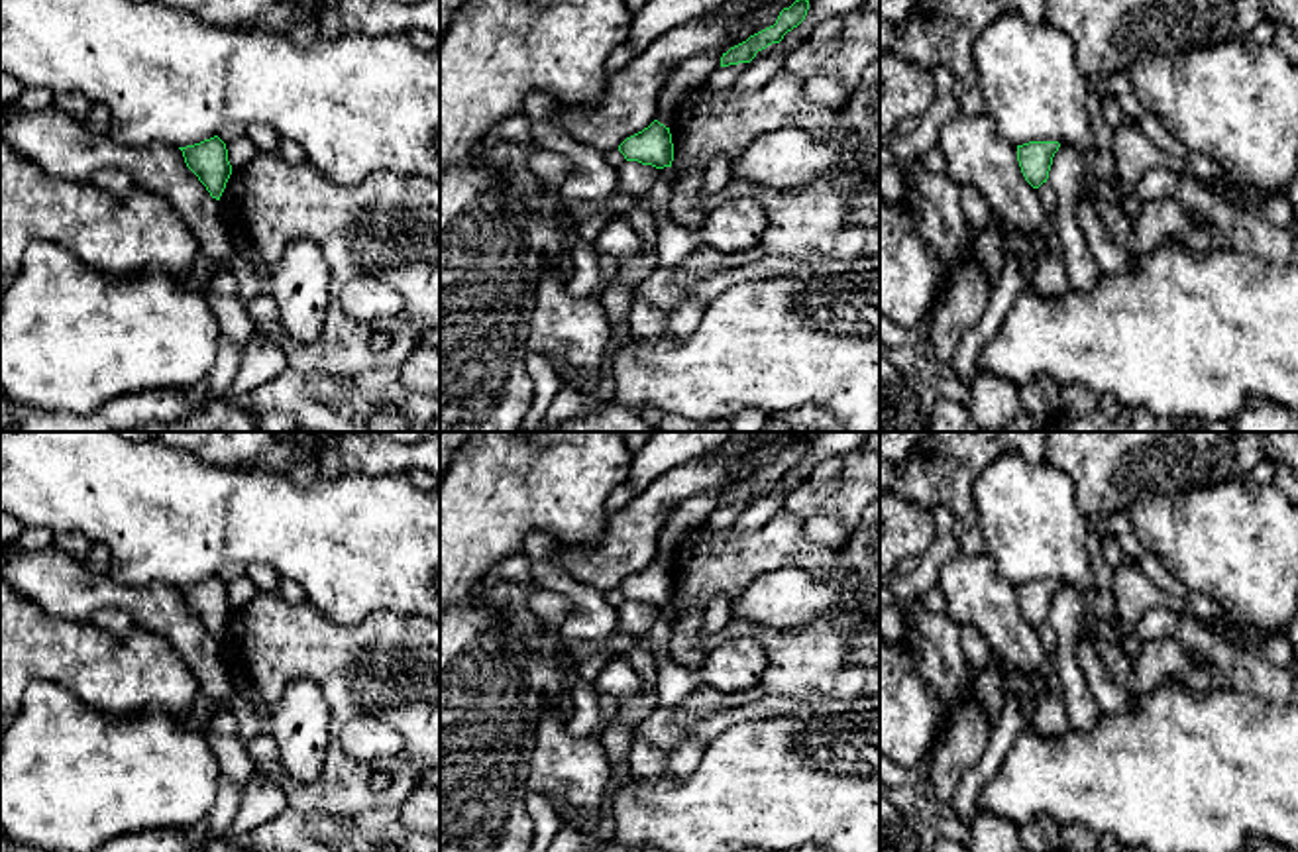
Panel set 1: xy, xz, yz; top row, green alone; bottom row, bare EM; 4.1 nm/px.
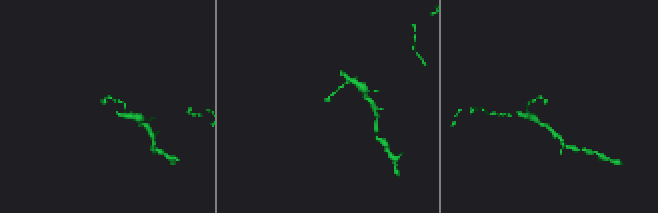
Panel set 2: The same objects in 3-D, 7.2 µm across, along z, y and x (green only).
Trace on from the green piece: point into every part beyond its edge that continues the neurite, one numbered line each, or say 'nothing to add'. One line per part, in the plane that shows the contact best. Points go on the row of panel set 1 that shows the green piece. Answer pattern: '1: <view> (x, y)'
nothing to add

